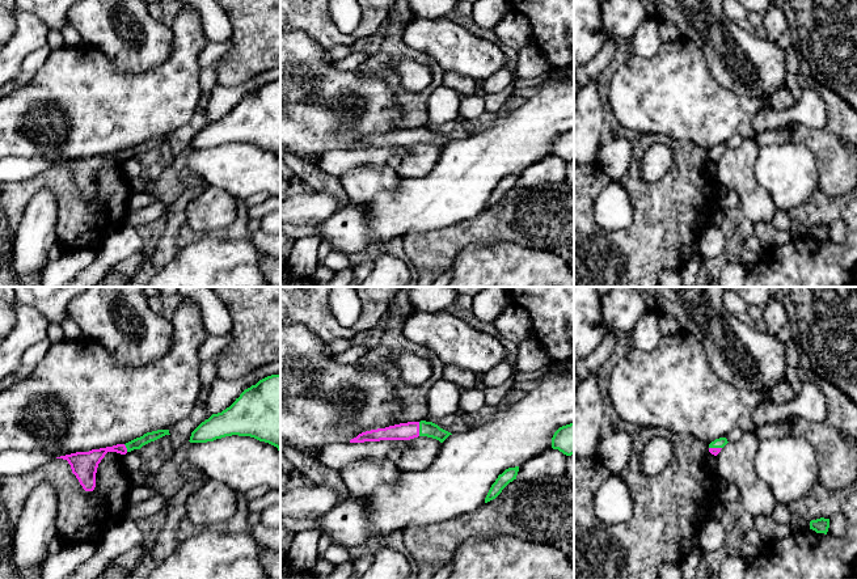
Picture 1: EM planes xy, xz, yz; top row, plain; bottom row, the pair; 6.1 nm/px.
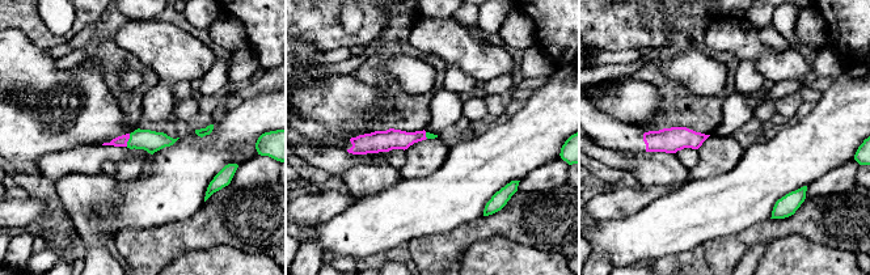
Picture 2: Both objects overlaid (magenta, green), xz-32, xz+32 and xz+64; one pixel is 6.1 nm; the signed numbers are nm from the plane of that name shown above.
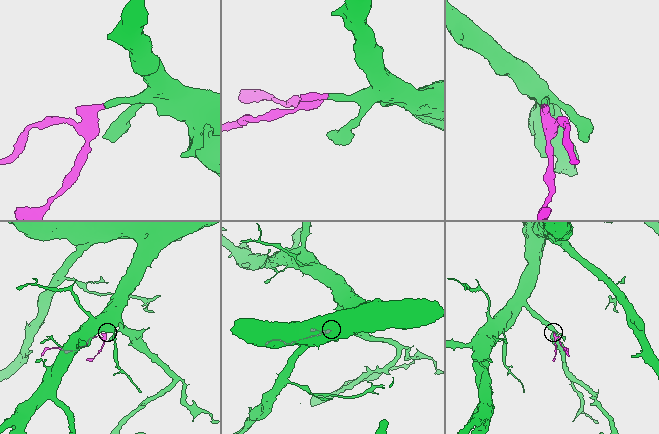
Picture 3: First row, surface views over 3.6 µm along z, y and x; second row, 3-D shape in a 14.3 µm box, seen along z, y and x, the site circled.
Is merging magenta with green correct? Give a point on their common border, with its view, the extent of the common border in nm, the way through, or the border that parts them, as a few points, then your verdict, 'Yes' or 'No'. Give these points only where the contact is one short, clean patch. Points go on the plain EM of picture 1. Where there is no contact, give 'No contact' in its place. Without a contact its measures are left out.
Touches magenta at xz (418, 135). Shared border 90 nm. Path across: xz (404, 138), (418, 135), (426, 135). Yes

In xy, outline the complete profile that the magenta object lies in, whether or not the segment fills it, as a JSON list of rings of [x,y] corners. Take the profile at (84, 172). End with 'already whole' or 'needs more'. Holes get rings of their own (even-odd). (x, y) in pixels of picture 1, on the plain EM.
[[[157,136],[147,139],[140,144],[136,144],[126,151],[117,151],[113,153],[92,156],[89,159],[76,159],[56,165],[67,166],[71,172],[72,179],[79,186],[80,191],[85,198],[93,198],[96,194],[96,179],[98,170],[107,159],[117,159],[126,161],[134,156],[140,156],[143,152],[155,148],[165,141],[170,141],[169,136]]] | needs more

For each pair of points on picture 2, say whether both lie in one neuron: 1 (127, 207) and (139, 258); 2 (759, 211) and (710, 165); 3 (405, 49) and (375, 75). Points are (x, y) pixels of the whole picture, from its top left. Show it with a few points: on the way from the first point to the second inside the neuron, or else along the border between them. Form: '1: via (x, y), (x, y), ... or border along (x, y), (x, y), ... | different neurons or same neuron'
1: border along (163, 224), (155, 228), (125, 228), (114, 236) | different neurons
2: border along (743, 153), (730, 170), (691, 181) | different neurons
3: via (395, 49), (388, 49), (375, 64) | same neuron

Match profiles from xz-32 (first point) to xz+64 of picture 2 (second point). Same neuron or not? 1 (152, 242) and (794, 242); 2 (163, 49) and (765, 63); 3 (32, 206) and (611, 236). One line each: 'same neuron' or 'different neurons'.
1: different neurons
2: same neuron
3: different neurons

